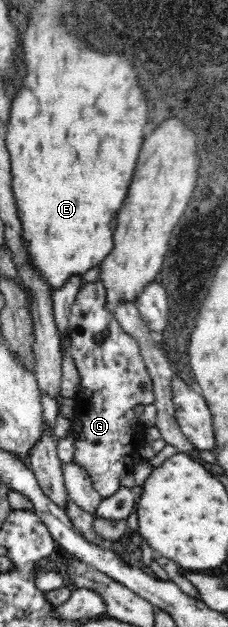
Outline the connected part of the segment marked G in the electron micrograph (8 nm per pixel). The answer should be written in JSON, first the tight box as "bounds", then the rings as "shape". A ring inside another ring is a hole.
{"bounds":[68,282,154,499],"shape":[[[100,282],[87,283],[81,287],[76,301],[69,315],[70,345],[68,353],[76,364],[79,376],[80,391],[75,395],[77,406],[74,409],[74,421],[76,422],[77,437],[74,441],[73,465],[80,465],[83,471],[88,473],[94,490],[99,497],[104,499],[111,497],[121,487],[122,475],[130,470],[130,466],[136,464],[139,458],[139,449],[145,443],[142,435],[142,423],[136,416],[134,408],[143,403],[154,403],[152,378],[144,360],[138,342],[127,334],[119,321],[115,318],[108,306],[106,306],[106,290]]]}

